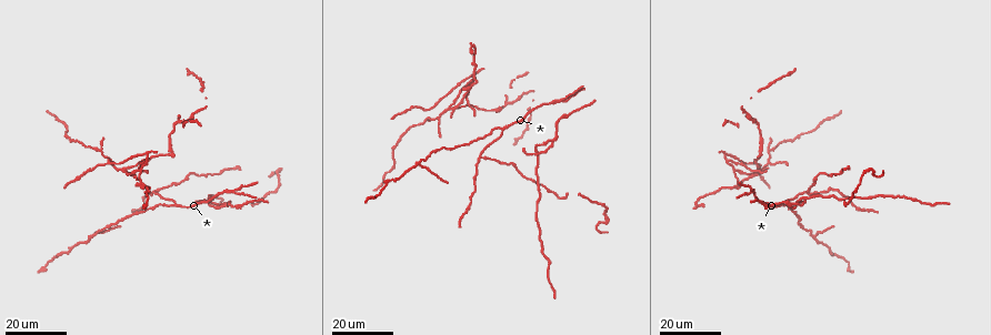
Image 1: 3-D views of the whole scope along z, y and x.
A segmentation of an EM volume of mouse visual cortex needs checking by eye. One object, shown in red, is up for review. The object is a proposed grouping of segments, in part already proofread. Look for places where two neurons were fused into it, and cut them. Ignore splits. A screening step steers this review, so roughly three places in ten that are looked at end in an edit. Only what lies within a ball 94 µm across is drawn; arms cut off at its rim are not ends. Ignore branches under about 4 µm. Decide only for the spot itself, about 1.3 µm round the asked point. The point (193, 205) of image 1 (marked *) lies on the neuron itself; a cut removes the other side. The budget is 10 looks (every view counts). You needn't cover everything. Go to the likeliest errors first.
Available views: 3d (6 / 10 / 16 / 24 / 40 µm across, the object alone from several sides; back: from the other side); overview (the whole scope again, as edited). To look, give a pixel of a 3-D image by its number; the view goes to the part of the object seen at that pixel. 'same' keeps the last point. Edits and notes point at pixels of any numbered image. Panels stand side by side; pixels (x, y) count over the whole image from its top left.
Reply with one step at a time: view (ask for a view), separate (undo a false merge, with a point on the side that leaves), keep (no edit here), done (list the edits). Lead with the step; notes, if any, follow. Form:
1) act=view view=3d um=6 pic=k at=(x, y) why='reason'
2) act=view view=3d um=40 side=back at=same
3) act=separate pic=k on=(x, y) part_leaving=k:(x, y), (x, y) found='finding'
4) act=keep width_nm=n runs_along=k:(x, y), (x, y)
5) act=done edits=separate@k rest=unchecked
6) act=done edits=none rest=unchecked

act=view view=3d um=24 pic=1 at=(448, 107) why='looks like a crossing'

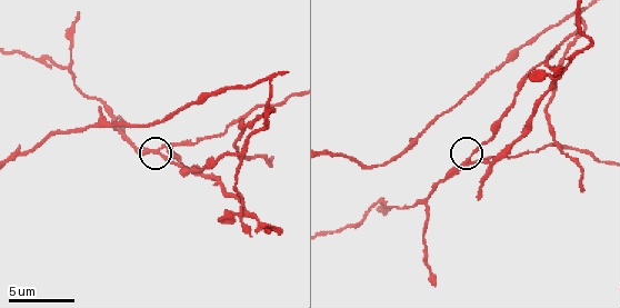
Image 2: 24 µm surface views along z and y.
act=view view=3d um=6 pic=2 at=(471, 160)

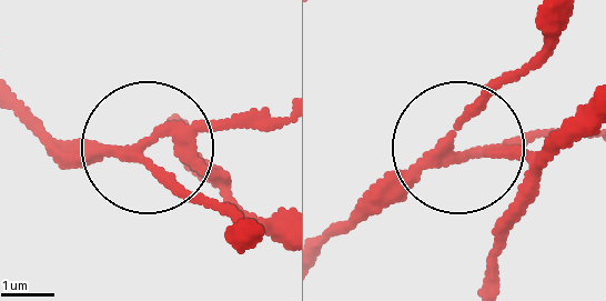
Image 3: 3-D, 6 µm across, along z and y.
act=separate pic=3 on=(518, 192) width_nm=180 found='two neurons meet here'

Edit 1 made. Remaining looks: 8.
act=view view=overview

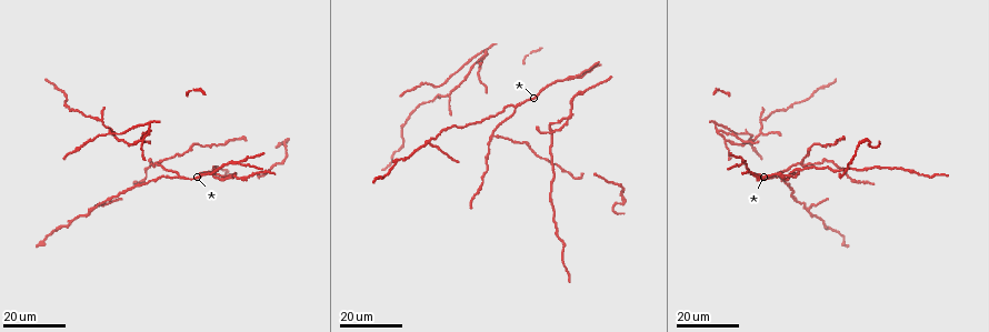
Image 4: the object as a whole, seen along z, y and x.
act=view view=3d um=24 pic=4 at=(103, 118) why='a fork'

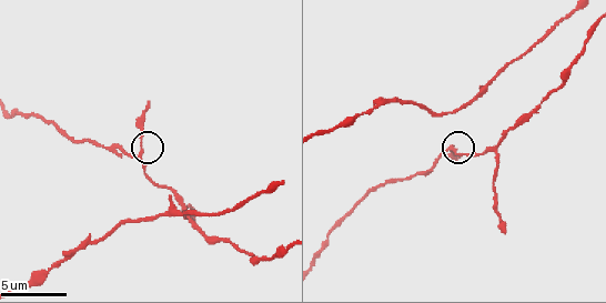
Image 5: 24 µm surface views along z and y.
act=view view=3d um=6 pic=5 at=(448, 149)

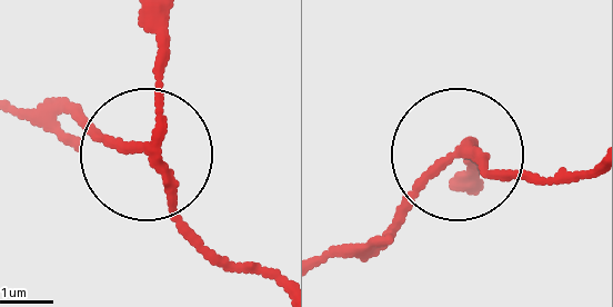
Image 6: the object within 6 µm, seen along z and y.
act=separate pic=6 on=(92, 138) width_nm=160 part_leaving=6:(151, 141), (102, 141), (10, 110) found='two neurons meet here'

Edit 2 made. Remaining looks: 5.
act=view view=3d um=24 pic=4 at=(493, 135) why='three arms meet'

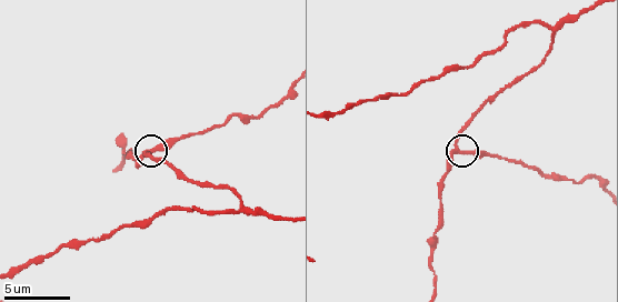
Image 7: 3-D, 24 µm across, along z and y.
act=view view=3d um=10 pic=7 at=(454, 149)

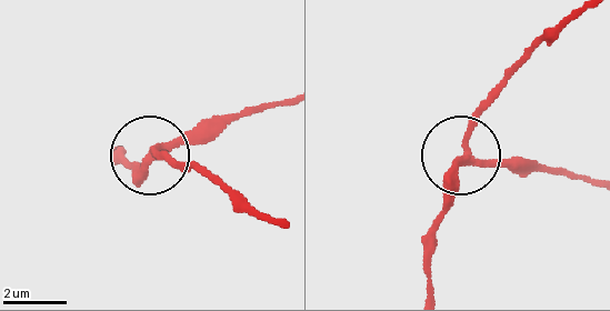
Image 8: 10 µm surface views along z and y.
act=keep side_arm_um=30 runs_along=8:(267, 221), (203, 168), (158, 152), (127, 164) found='all the same neuron'

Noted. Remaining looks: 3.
act=view view=3d um=6 pic=7 at=(552, 33) why='three arms meet'

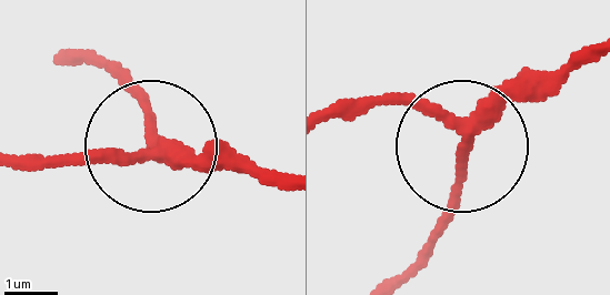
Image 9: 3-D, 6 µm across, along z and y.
act=keep side_arm_um=76 runs_along=9:(283, 185), (137, 146), (22, 159) found='one neuron here'

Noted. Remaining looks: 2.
act=view view=3d um=16 pic=4 at=(570, 117) why='arms part here'

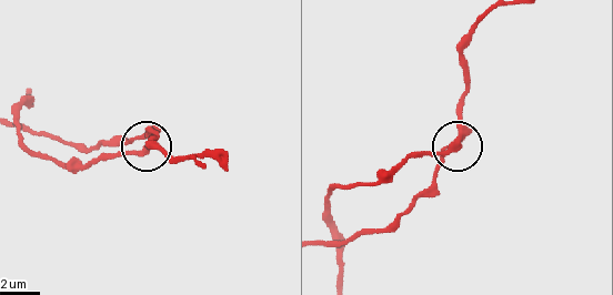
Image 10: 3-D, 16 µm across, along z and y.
act=view view=3d um=10 pic=10 at=(458, 145)

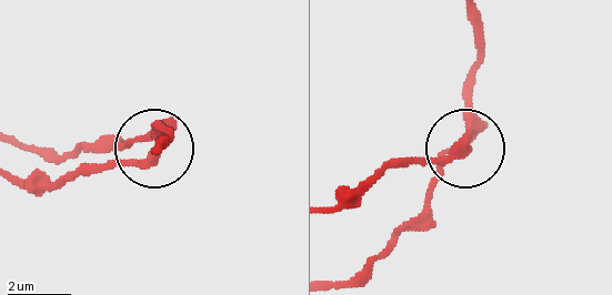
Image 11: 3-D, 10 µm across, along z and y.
act=keep side_arm_um=15 arms=3 found='continuous, no second neuron'

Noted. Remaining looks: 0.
act=done edits=separate@3,separate@6 rest=unchecked

